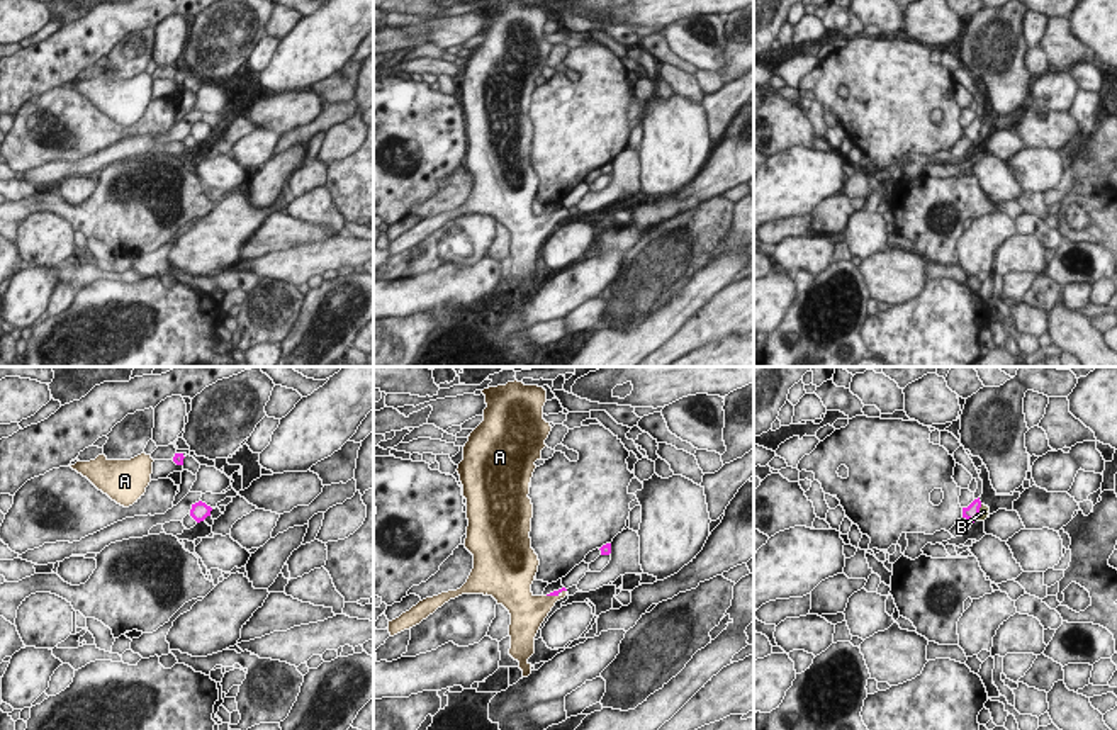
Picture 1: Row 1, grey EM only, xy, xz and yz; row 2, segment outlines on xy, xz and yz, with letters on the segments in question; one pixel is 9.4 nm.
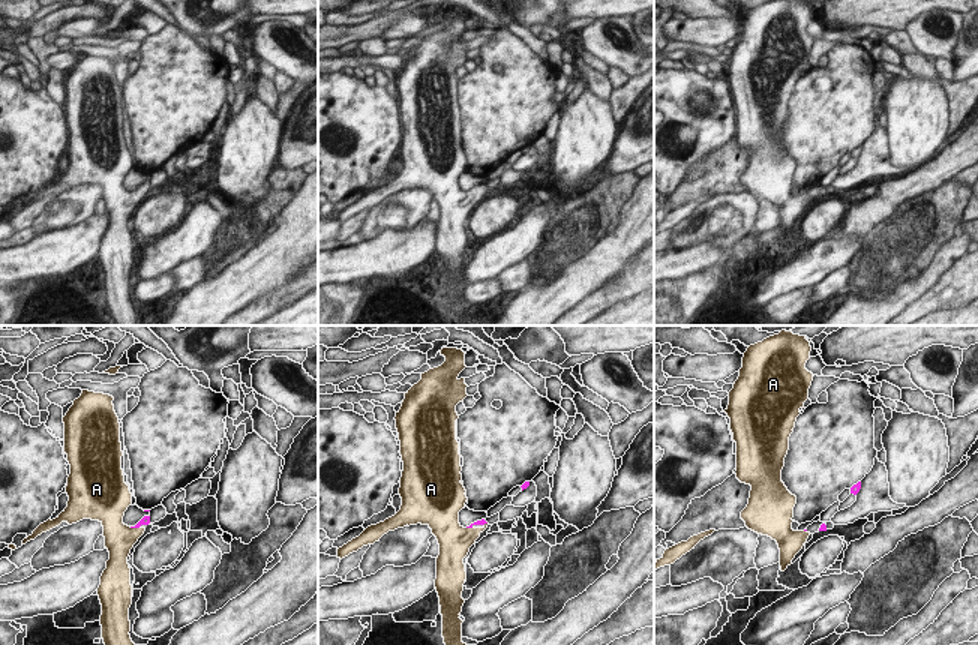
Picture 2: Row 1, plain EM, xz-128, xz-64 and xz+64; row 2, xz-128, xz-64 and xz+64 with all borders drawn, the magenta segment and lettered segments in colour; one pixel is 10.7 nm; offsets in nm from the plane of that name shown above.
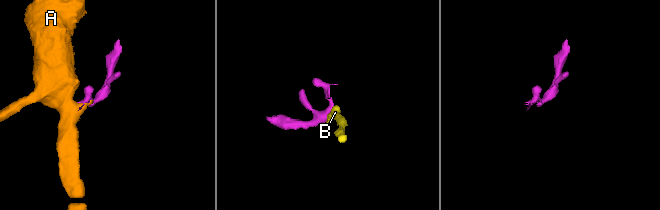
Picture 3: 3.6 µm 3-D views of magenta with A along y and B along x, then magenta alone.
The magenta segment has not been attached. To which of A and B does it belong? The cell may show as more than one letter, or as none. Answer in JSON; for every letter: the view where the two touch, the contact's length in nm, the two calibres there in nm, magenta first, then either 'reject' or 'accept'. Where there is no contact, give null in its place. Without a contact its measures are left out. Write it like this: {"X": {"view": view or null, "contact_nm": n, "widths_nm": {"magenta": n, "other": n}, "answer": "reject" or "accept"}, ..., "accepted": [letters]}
{"A": {"view": "xz", "contact_nm": 110, "widths_nm": {"magenta": 60, "other": 280}, "answer": "accept"}, "B": {"view": "yz", "contact_nm": 150, "widths_nm": {"magenta": 140, "other": 100}, "answer": "reject"}, "accepted": ["A"]}

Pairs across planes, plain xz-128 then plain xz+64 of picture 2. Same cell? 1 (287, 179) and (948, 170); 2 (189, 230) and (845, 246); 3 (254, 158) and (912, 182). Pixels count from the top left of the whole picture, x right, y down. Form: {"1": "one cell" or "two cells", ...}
{"1": "two cells", "2": "one cell", "3": "two cells"}

